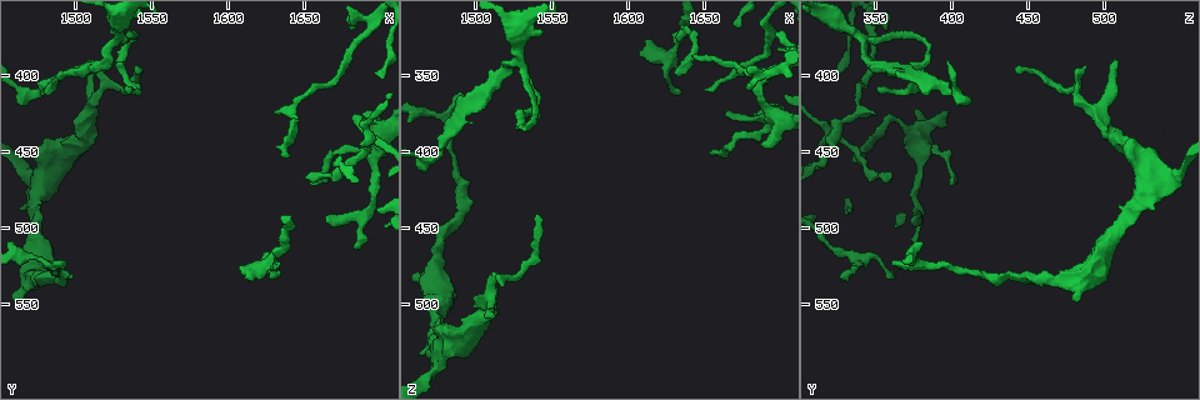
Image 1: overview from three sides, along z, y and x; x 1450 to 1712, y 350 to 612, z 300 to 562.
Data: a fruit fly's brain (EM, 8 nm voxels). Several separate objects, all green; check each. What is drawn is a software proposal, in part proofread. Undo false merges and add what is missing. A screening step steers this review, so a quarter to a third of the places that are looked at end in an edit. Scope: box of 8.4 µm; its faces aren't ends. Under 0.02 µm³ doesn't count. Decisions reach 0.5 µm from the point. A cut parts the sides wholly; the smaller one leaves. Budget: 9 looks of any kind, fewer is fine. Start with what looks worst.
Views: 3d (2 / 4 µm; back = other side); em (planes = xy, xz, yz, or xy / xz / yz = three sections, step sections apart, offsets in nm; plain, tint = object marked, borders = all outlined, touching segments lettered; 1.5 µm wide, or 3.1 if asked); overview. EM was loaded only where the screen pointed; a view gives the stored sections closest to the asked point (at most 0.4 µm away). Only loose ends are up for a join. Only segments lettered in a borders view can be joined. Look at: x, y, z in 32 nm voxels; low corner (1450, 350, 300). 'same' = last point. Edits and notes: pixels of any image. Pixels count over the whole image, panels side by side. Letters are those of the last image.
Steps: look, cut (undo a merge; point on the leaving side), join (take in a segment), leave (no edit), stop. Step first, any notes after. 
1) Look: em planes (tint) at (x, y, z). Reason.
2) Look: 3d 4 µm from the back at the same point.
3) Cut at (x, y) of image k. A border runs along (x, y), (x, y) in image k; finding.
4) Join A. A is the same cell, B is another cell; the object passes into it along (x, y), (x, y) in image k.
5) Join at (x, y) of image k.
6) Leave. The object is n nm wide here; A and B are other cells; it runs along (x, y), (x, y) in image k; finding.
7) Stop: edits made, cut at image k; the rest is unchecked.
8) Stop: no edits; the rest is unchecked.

Look: 3d 2 µm at (1684, 514, 376). Thin end.

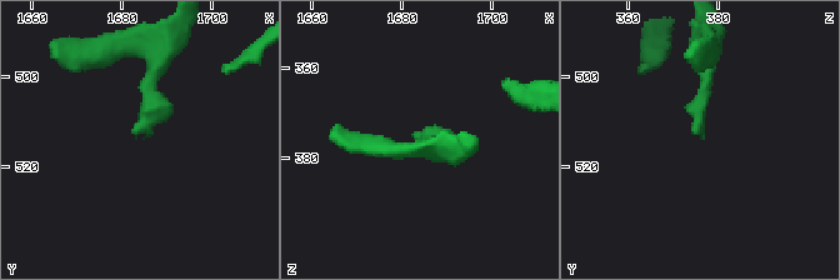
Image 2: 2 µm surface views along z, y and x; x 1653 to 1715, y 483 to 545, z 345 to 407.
Look: em yz step 4 (borders) at (1683, 512, 375). Shape alone is not enough.

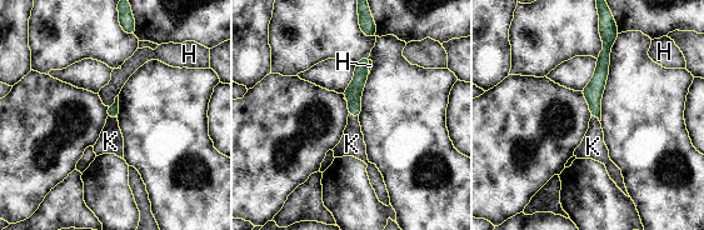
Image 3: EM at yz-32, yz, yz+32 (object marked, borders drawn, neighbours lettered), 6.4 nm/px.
Join K. The longest contact is with H, 100 nm; K is the same cell, H is another cell; the object passes into it along (353, 93), (353, 115), (352, 144) in image 3; it goes on there.

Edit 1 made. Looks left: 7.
Look: em planes (borders) at (1514, 392, 506).

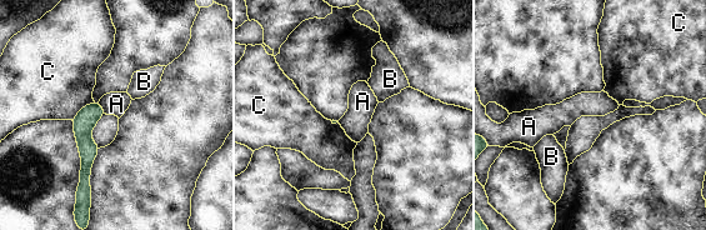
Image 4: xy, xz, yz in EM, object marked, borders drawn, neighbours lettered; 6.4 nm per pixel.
Leave. The longest contact is with C, 200 nm; A, B and C are other cells; a border runs along (98, 103), (106, 114) in image 4; none of them fits.

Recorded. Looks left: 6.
Look: em planes (borders) at (1490, 522, 362). Thin end.

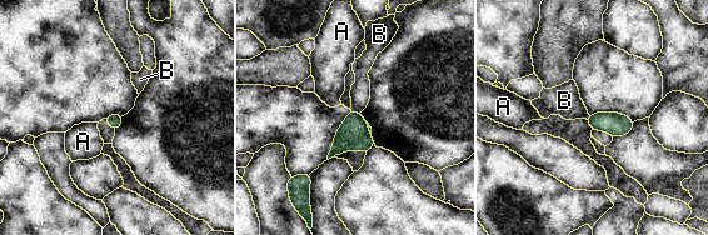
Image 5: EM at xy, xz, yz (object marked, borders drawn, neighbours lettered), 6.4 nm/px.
Leave. A and B are other cells; a border runs along (350, 109), (359, 113) in image 5; none of them fits.

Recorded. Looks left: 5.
Look: em planes (plain) at (1640, 424, 338). Sharp bend.

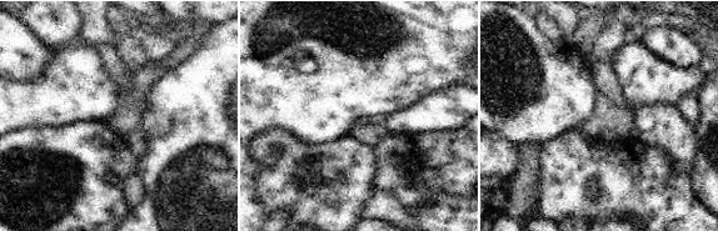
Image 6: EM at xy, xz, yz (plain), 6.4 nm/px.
Look: em planes (borders) at the same point. What lies round it.

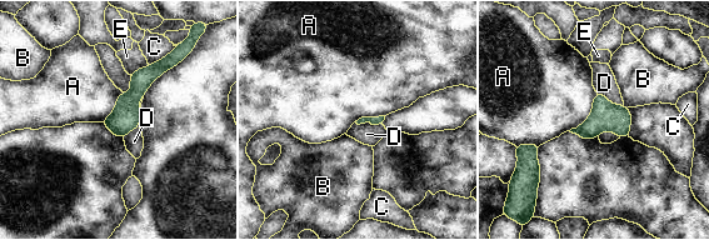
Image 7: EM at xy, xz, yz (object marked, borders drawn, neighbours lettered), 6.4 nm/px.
Leave. The longest contact is with A, 300 nm; A, B, C, D and E are other cells; all the same cell.

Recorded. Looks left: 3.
Stop: edits made, join at image 3; the rest is unchecked.

